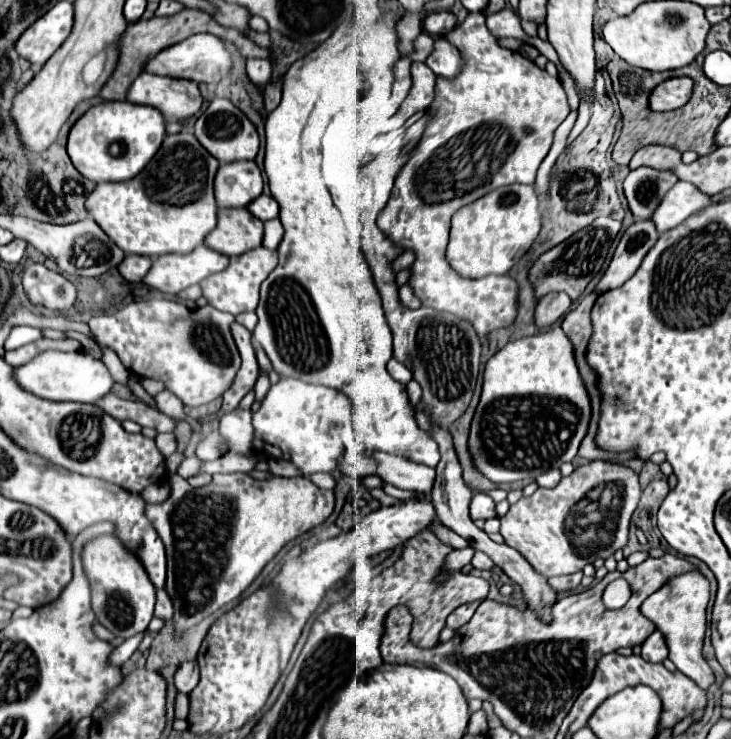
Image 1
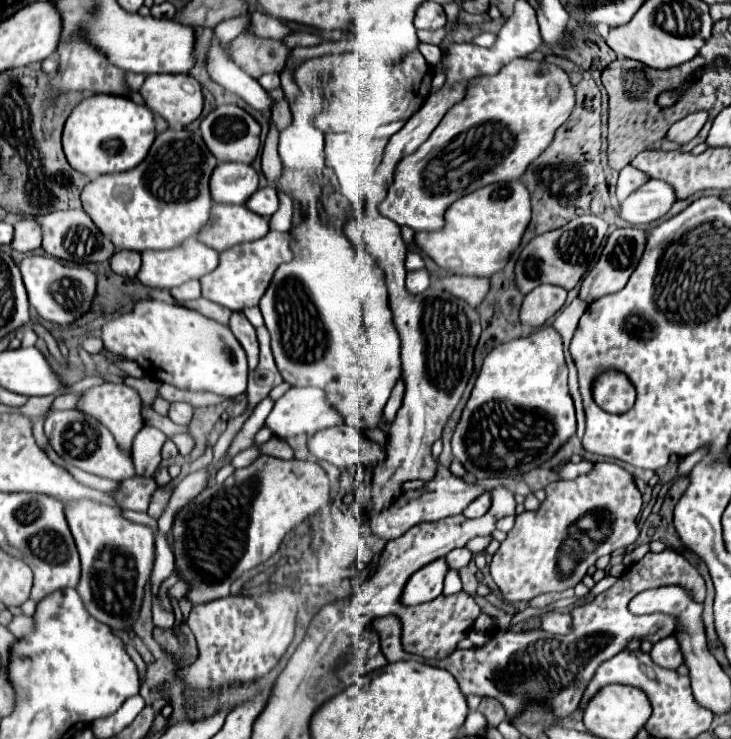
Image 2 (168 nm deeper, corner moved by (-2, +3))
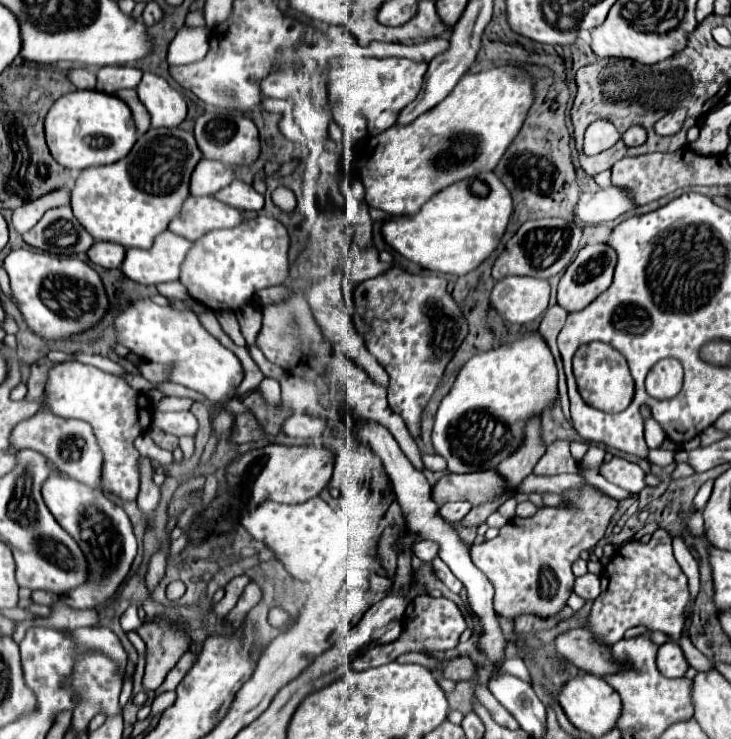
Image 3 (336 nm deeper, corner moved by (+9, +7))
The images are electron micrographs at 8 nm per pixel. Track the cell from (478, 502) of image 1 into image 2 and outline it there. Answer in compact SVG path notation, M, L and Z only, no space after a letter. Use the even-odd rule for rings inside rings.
M482 494L480 498L476 498L472 504L468 504L468 508L464 510L464 516L466 518L478 518L482 514L486 514L490 506L490 494Z

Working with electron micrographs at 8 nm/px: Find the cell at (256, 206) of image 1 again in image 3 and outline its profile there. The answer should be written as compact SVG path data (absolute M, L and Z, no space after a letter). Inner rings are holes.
M241 180L233 182L233 186L227 186L227 190L219 190L215 194L215 198L233 206L233 208L255 210L255 212L259 212L265 204L265 198L251 184L245 184Z

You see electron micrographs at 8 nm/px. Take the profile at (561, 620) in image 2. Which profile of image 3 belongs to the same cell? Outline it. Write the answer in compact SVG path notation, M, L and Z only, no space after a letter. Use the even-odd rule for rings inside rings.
M583 628L561 632L555 638L555 646L565 660L589 674L605 676L611 674L611 670L619 670L619 666L611 660L609 648L595 642L593 634Z

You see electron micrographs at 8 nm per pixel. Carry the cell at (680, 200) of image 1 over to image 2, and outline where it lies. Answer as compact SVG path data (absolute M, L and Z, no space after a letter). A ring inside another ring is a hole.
M648 180L640 190L634 190L624 202L618 204L616 214L630 224L650 224L662 218L676 202L670 184L660 180Z

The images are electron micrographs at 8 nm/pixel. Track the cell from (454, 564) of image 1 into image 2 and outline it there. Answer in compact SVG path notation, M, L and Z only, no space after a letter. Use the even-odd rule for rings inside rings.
M444 558L420 568L410 576L410 580L404 586L402 592L402 604L404 606L416 606L422 602L430 602L442 594L444 576L448 572L448 566L444 566Z

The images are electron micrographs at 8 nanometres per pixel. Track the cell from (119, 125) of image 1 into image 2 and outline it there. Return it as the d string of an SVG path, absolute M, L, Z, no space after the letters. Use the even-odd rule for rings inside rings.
M94 94L84 98L68 116L62 146L66 160L74 170L86 174L88 178L96 178L138 166L146 158L154 138L154 116L146 106L134 104L126 96Z

